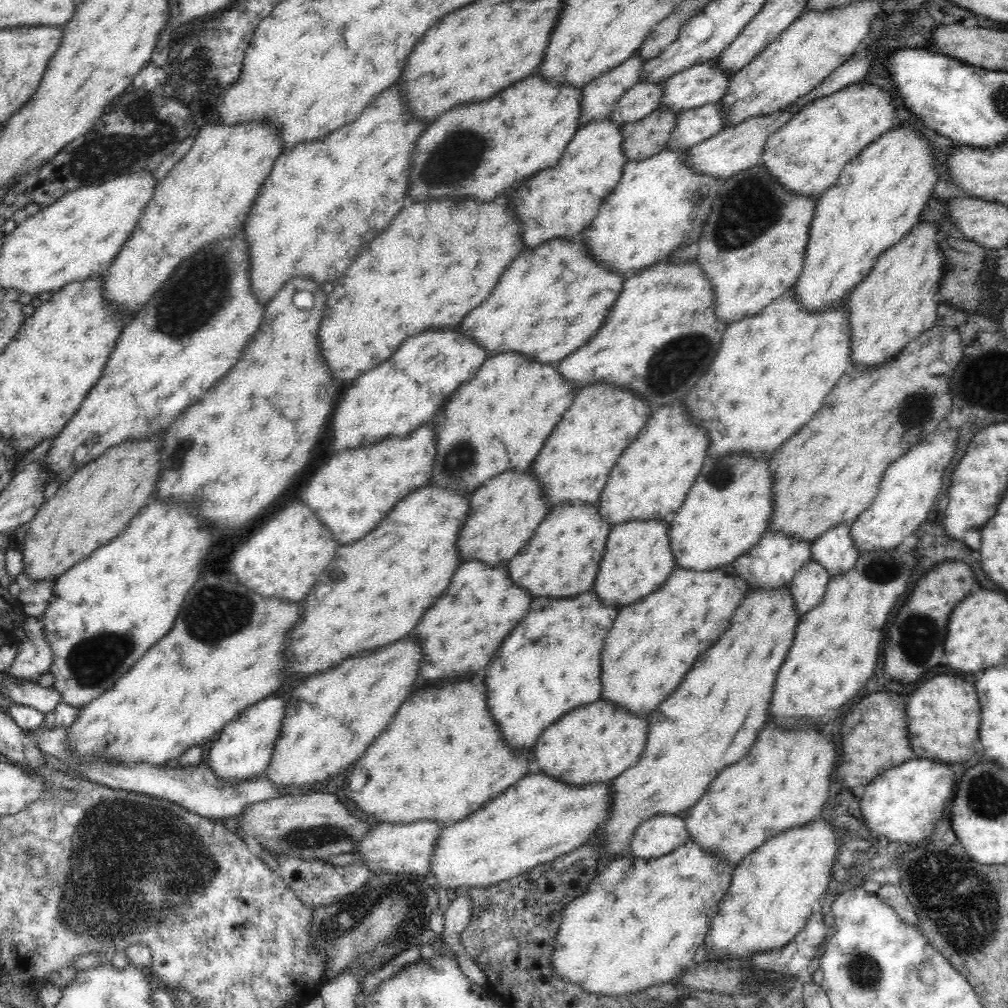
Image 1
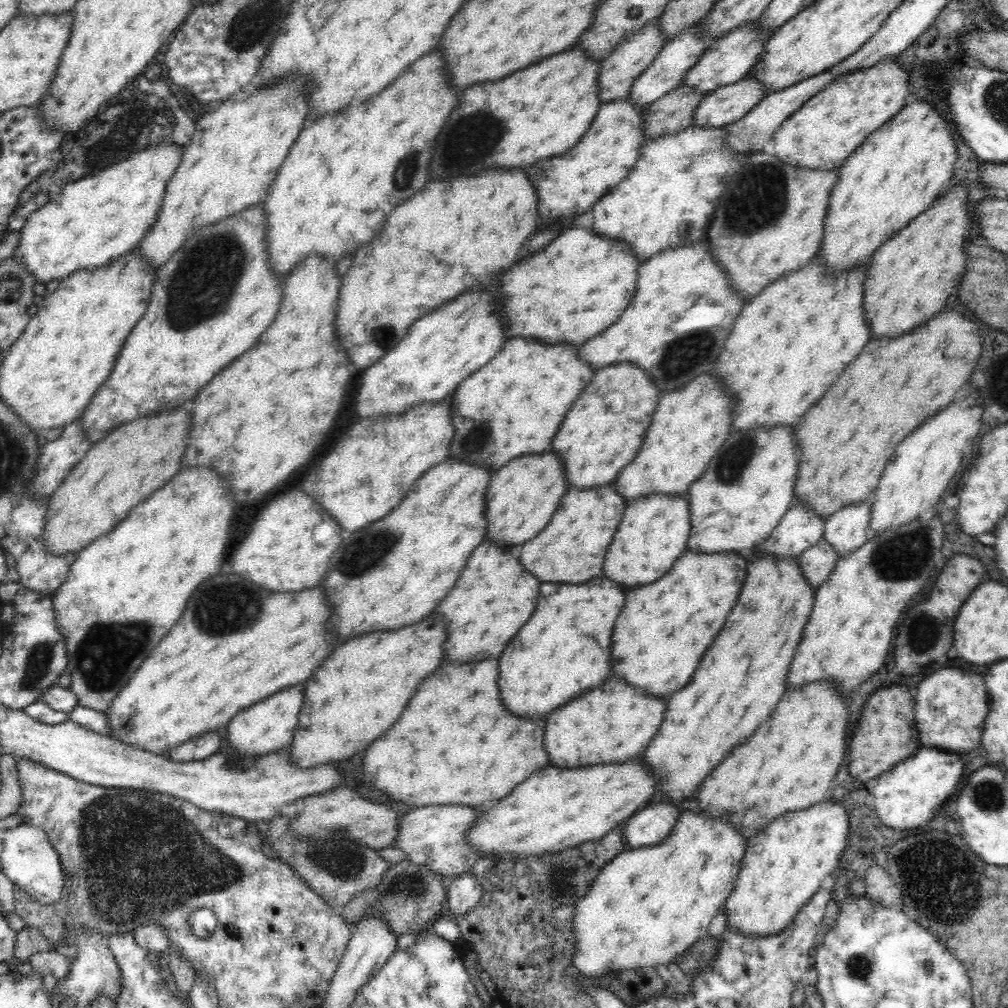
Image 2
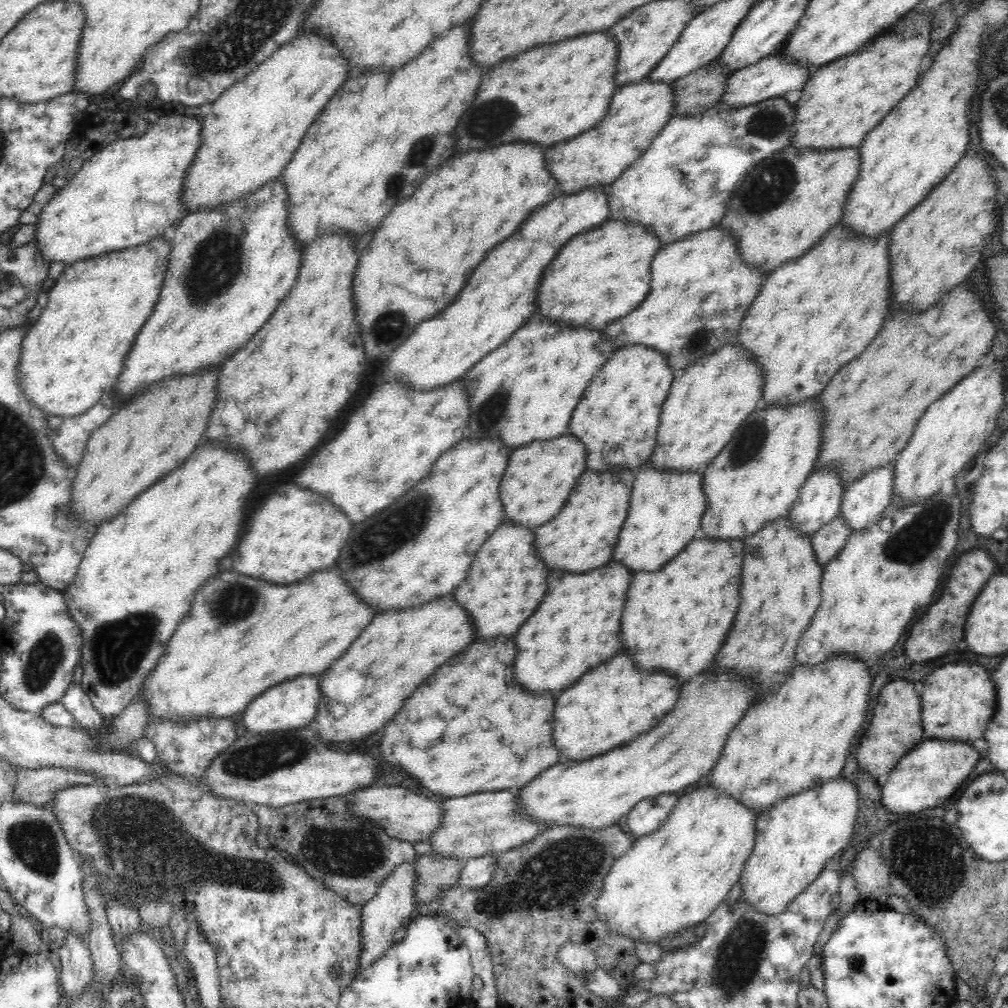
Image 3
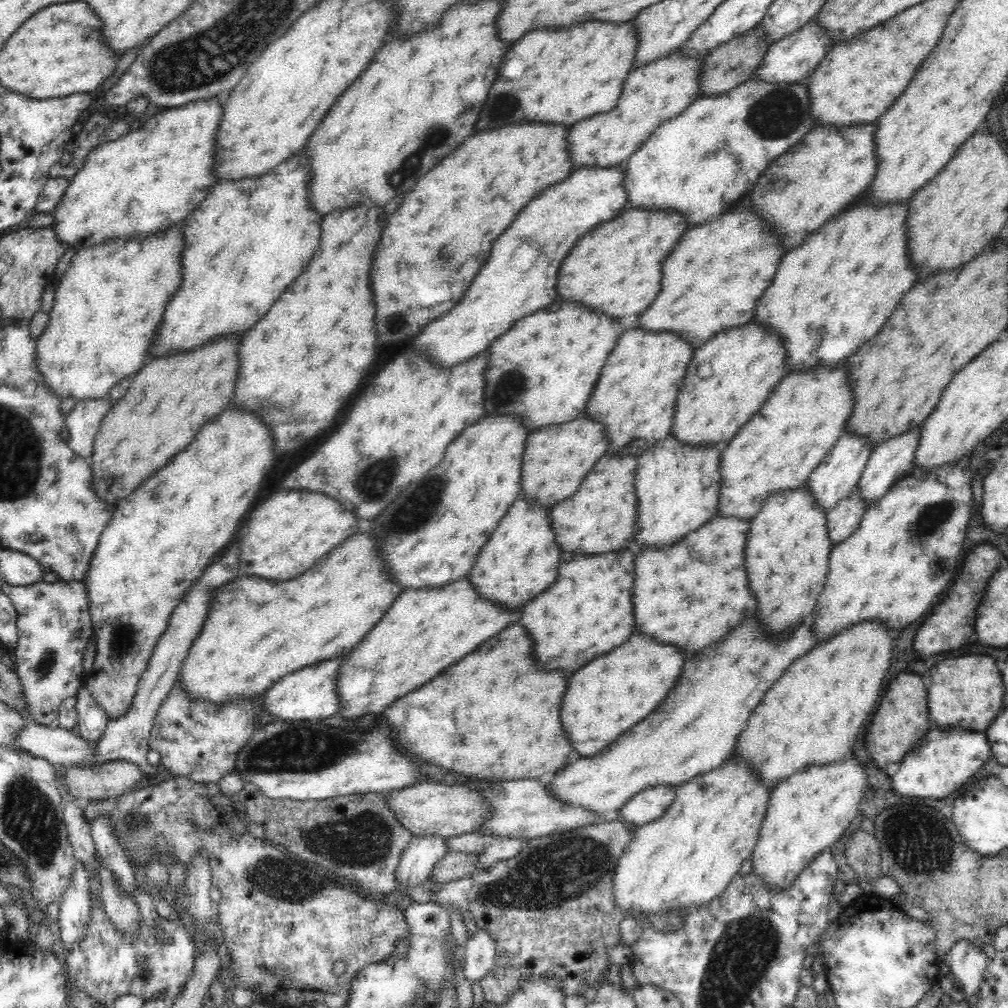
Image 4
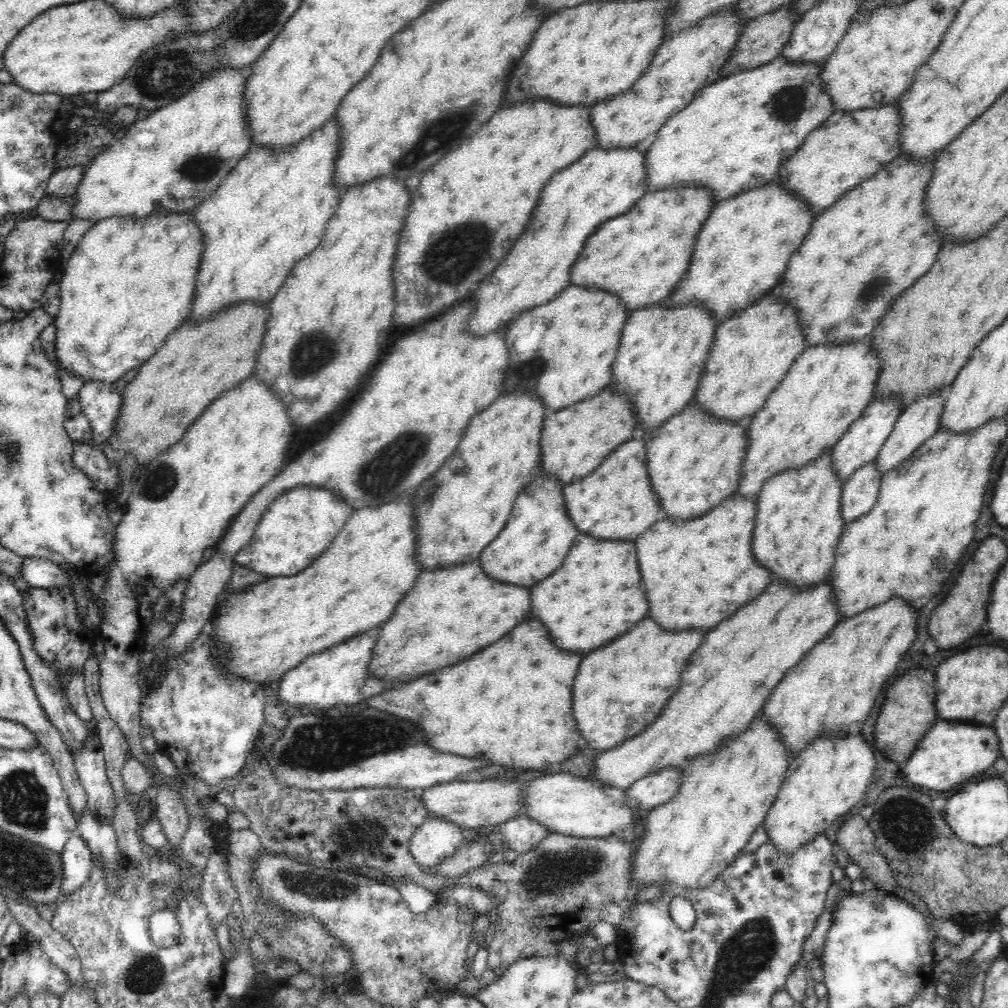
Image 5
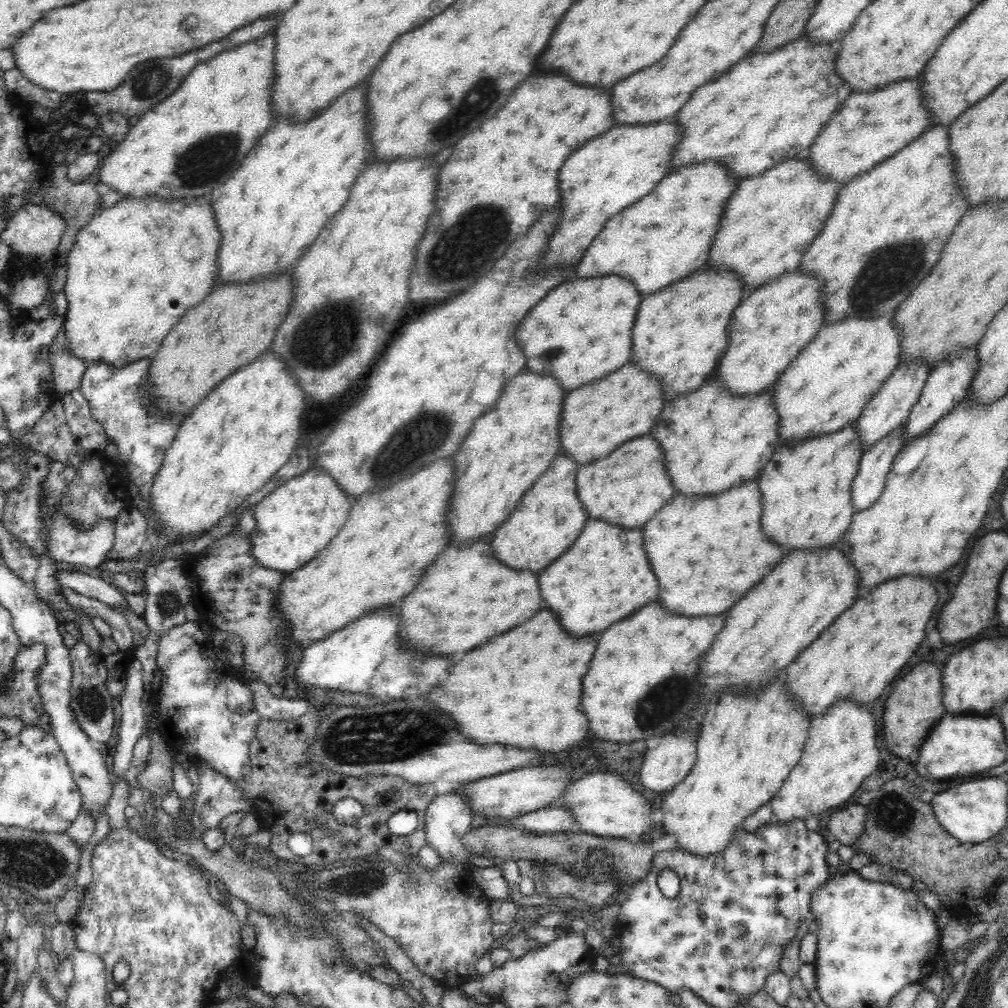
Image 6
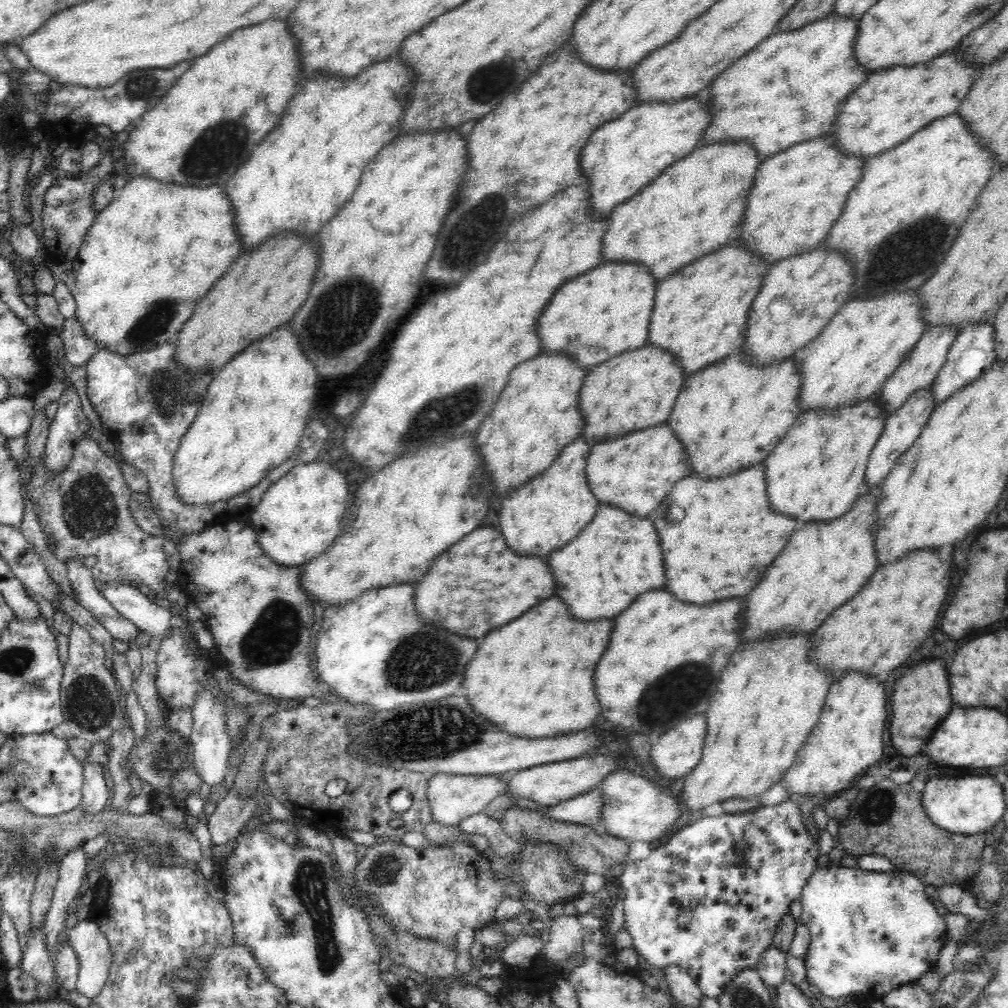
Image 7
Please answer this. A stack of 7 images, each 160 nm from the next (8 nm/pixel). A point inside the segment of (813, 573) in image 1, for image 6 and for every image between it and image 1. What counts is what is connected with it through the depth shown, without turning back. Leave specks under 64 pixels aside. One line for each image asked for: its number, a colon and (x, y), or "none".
2: (816, 563)
3: (828, 542)
4: (842, 521)
5: (858, 496)
6: (868, 484)

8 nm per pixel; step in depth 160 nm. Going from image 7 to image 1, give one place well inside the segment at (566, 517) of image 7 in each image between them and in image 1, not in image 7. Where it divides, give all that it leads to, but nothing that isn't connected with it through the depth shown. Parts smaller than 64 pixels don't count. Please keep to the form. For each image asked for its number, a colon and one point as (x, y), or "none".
1: (459, 632)
2: (494, 596)
3: (506, 582)
4: (519, 561)
5: (537, 536)
6: (549, 516)

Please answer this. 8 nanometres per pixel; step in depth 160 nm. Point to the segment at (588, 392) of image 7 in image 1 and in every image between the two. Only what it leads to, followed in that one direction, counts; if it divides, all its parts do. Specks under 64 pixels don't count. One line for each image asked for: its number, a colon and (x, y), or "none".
1: (503, 514)
2: (521, 497)
3: (538, 479)
4: (555, 460)
5: (573, 442)
6: (596, 419)

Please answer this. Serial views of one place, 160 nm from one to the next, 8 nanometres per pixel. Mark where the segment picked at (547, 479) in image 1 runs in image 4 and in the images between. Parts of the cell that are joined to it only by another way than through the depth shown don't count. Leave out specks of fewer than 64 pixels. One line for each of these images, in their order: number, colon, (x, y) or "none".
2: (602, 432)
3: (616, 420)
4: (634, 399)

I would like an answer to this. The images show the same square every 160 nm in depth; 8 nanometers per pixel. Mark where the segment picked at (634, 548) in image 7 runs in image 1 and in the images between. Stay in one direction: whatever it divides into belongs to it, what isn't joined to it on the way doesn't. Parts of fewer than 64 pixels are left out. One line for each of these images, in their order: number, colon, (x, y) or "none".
1: (554, 665)
2: (553, 659)
3: (576, 628)
4: (604, 583)
5: (596, 595)
6: (605, 574)

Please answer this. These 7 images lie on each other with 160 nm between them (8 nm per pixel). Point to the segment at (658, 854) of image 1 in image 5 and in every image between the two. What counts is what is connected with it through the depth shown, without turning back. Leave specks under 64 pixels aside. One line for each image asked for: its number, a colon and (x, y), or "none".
2: (649, 827)
3: (648, 815)
4: (649, 805)
5: (656, 789)

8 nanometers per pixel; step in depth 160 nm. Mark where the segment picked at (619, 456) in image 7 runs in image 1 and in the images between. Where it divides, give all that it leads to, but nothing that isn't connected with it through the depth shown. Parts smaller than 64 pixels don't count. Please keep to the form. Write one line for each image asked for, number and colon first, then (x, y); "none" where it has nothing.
1: (561, 559)
2: (570, 550)
3: (581, 537)
4: (601, 517)
5: (616, 502)
6: (631, 484)

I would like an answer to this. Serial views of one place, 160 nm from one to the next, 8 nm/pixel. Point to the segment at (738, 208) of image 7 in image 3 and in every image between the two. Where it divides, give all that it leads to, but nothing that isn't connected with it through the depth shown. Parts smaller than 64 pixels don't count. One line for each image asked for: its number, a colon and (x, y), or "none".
3: (599, 276)
4: (614, 269)
5: (640, 255)
6: (667, 233)

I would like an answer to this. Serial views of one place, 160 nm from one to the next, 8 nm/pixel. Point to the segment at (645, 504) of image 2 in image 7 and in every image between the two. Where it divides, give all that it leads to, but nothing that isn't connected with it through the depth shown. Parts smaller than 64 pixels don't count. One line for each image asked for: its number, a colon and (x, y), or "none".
3: (664, 511)
4: (676, 486)
5: (693, 462)
6: (711, 440)
7: (728, 417)

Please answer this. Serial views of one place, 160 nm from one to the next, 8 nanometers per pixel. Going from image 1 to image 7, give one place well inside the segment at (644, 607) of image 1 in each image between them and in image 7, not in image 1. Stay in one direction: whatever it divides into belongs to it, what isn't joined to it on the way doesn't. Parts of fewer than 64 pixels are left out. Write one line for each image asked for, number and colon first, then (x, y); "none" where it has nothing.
2: (657, 622)
3: (674, 621)
4: (691, 595)
5: (686, 567)
6: (707, 552)
7: (729, 536)

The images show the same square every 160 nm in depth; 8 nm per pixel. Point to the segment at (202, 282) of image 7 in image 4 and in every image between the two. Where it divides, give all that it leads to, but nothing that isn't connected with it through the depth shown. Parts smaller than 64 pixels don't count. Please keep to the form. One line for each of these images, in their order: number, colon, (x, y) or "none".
4: (111, 298)
5: (128, 285)
6: (135, 269)

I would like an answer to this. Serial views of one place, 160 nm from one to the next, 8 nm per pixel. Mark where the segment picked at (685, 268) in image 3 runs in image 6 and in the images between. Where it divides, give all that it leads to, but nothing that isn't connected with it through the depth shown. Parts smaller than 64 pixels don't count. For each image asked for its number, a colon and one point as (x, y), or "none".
4: (713, 278)
5: (741, 251)
6: (771, 220)

